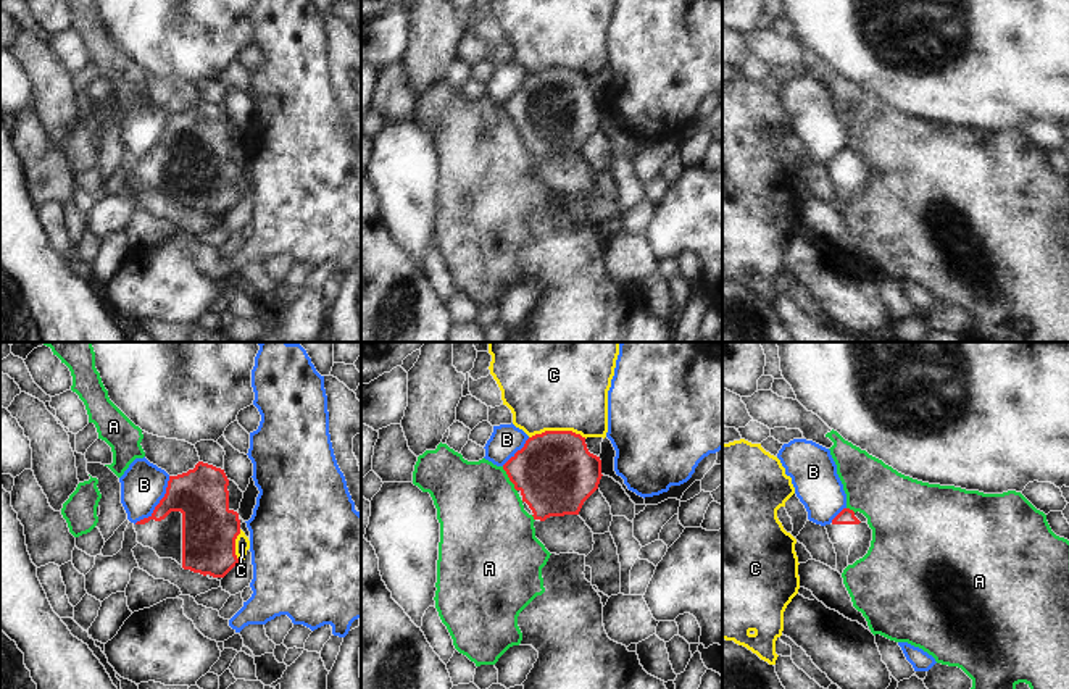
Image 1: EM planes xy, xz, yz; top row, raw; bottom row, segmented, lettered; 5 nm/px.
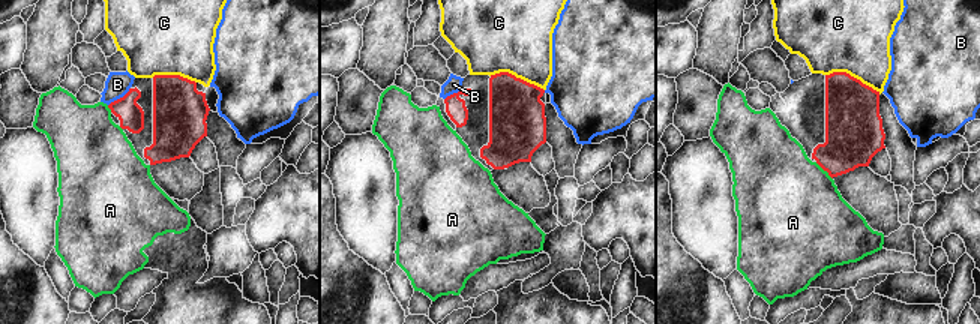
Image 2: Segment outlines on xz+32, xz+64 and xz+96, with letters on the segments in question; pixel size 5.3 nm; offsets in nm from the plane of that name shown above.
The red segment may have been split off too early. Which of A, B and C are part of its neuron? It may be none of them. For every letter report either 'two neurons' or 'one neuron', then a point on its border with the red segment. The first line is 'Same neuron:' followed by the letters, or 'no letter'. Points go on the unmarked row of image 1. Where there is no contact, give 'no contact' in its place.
Same neuron: no letter
A: two neurons; contact xz (510, 118)
B: two neurons; contact xy (158, 142)
C: two neurons; contact xz (558, 70)

